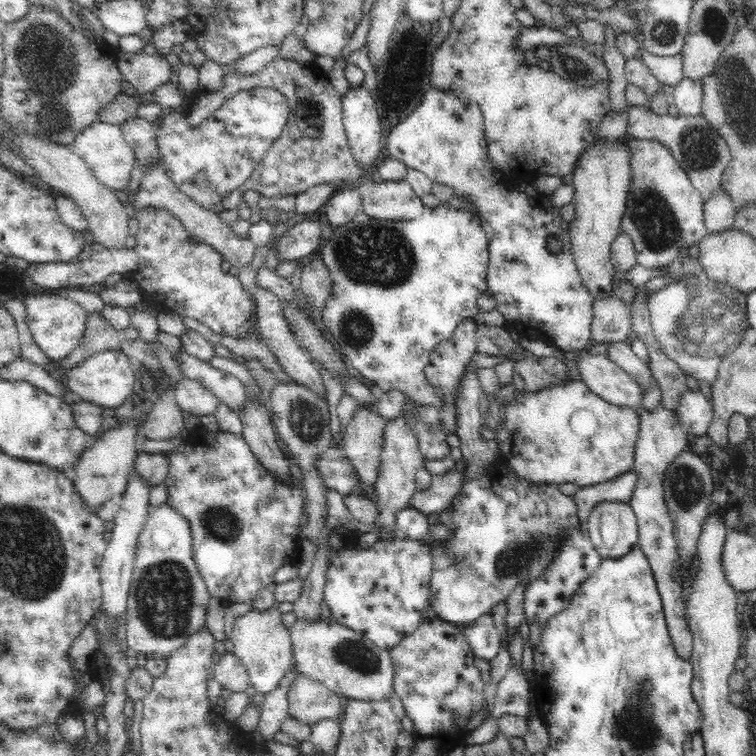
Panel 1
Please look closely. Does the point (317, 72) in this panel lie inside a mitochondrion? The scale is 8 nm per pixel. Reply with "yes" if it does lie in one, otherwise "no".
no

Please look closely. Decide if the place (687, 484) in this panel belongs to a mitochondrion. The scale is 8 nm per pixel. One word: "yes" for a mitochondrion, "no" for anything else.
yes

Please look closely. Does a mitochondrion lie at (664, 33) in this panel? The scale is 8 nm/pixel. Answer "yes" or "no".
yes

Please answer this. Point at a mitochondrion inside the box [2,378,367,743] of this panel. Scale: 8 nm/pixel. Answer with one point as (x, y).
(164, 596)

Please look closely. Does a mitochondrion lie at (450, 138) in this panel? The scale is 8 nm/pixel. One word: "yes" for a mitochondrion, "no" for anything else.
yes

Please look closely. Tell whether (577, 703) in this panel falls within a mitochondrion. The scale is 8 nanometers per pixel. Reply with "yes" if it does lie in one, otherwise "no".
no

